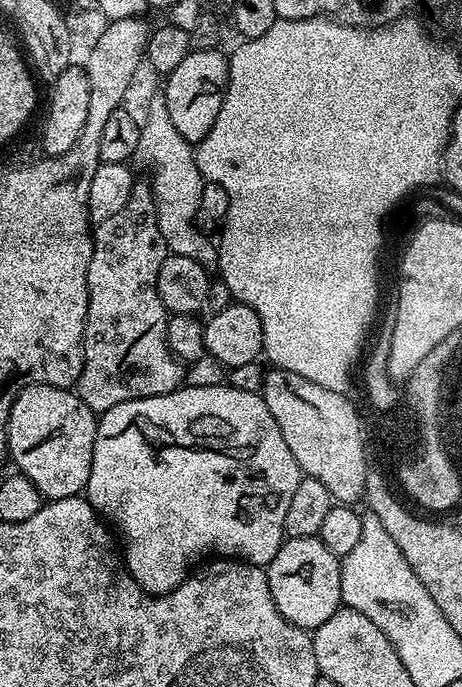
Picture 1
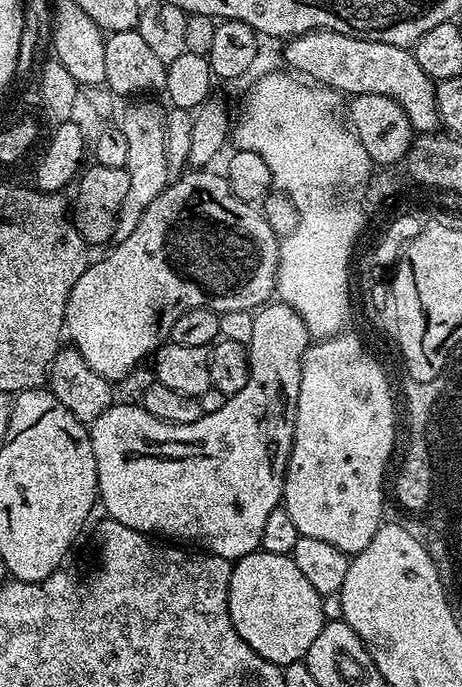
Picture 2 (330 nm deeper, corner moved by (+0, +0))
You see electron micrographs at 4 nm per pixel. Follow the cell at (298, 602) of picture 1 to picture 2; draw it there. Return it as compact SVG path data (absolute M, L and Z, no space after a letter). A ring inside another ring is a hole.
M257 550L246 554L241 560L232 565L230 582L228 583L228 609L230 610L230 622L234 630L262 658L266 658L271 664L293 664L296 660L304 660L314 643L314 638L325 626L324 597L310 586L310 581L298 570L291 556L282 554L270 554L263 550Z

